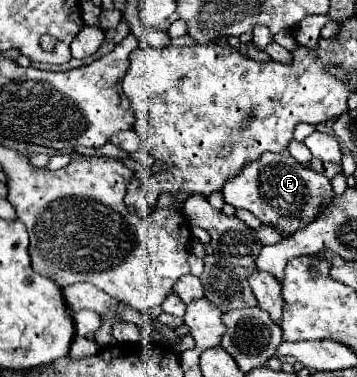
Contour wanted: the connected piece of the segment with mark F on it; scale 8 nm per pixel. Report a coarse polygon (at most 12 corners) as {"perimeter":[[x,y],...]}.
{"perimeter":[[289,152],[261,154],[223,186],[283,238],[335,198]]}

